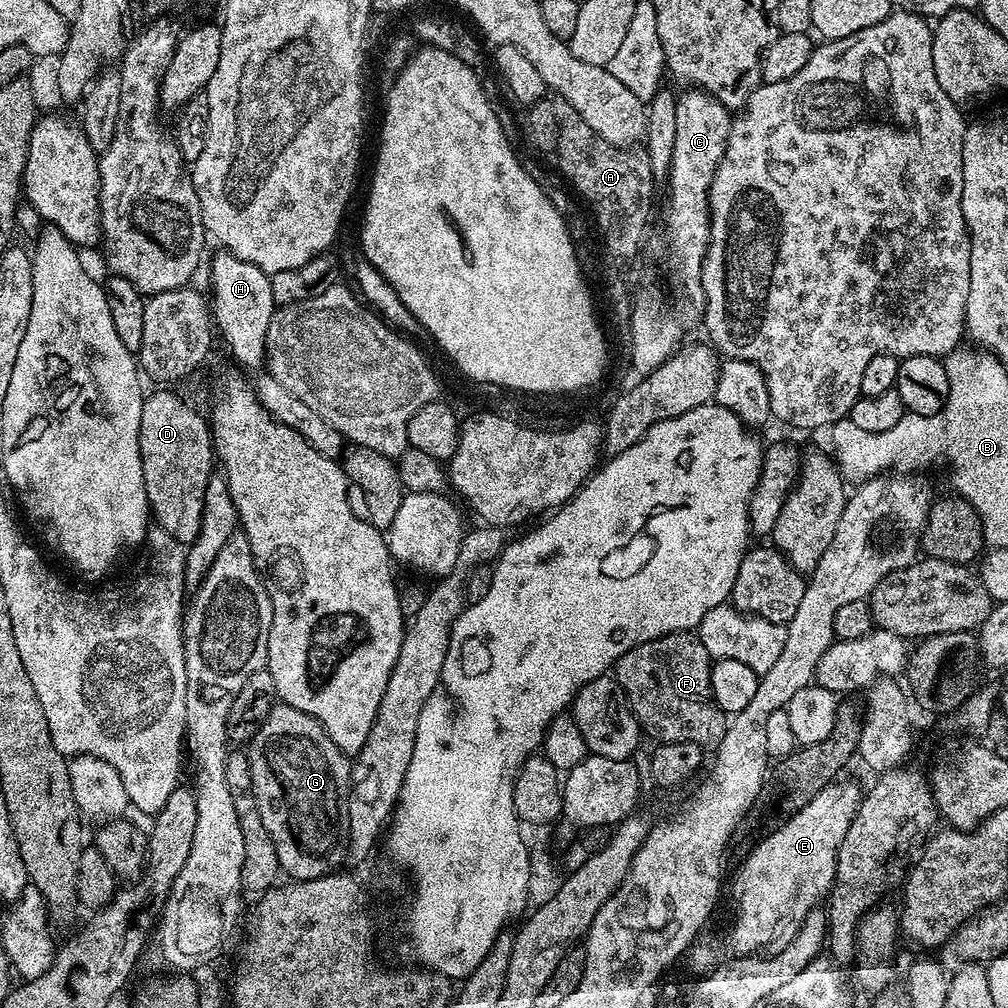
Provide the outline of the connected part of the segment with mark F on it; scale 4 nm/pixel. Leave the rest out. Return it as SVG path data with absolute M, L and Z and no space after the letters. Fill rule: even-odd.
M672 632L669 636L660 636L657 640L644 640L638 646L622 654L614 665L614 680L628 695L627 707L645 737L653 736L653 741L669 744L670 742L694 742L705 750L715 749L724 731L728 728L726 714L716 704L710 686L710 674L714 661L708 655L706 646L688 632Z

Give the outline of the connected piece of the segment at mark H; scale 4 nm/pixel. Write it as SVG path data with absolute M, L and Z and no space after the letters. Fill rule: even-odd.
M220 250L217 253L212 260L212 280L216 283L216 289L212 296L210 292L210 312L215 327L219 335L220 332L224 335L233 358L248 368L256 368L265 363L266 330L270 330L270 318L278 307L274 294L270 294L269 273L250 262L242 262L242 258L229 252Z

